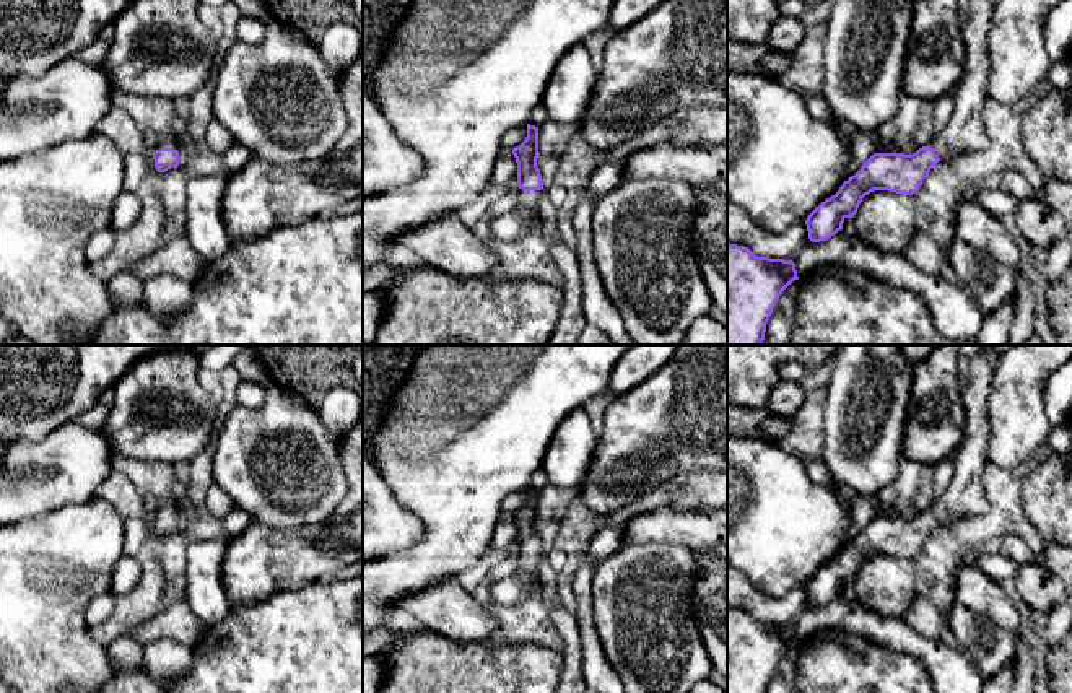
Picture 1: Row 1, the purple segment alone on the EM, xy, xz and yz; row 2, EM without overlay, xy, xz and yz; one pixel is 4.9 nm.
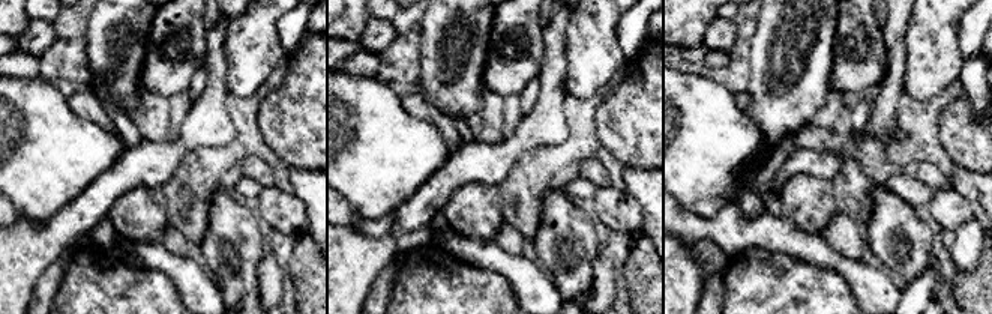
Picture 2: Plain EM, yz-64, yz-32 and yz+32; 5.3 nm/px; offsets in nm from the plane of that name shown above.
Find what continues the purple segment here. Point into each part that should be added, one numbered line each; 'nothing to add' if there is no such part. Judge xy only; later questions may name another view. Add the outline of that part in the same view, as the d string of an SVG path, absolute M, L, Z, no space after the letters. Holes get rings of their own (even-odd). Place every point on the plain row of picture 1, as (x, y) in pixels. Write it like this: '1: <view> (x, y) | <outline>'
1: xy (165, 505) | M161 499L158 503L155 516L159 514L159 512L174 512L174 514L177 514L177 511L179 511L179 506L177 506L176 501L172 501L172 499Z

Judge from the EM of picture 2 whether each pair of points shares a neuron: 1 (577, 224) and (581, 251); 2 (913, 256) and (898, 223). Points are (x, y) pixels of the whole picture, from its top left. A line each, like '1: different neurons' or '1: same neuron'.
1: same neuron
2: same neuron

